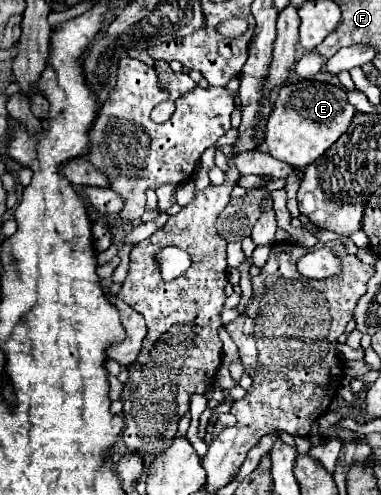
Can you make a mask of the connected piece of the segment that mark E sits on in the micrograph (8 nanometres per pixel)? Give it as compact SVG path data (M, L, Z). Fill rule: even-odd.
M302 80L286 84L274 102L274 110L266 124L268 154L294 168L306 168L318 156L322 156L350 126L354 106L346 98L346 90L334 84Z

